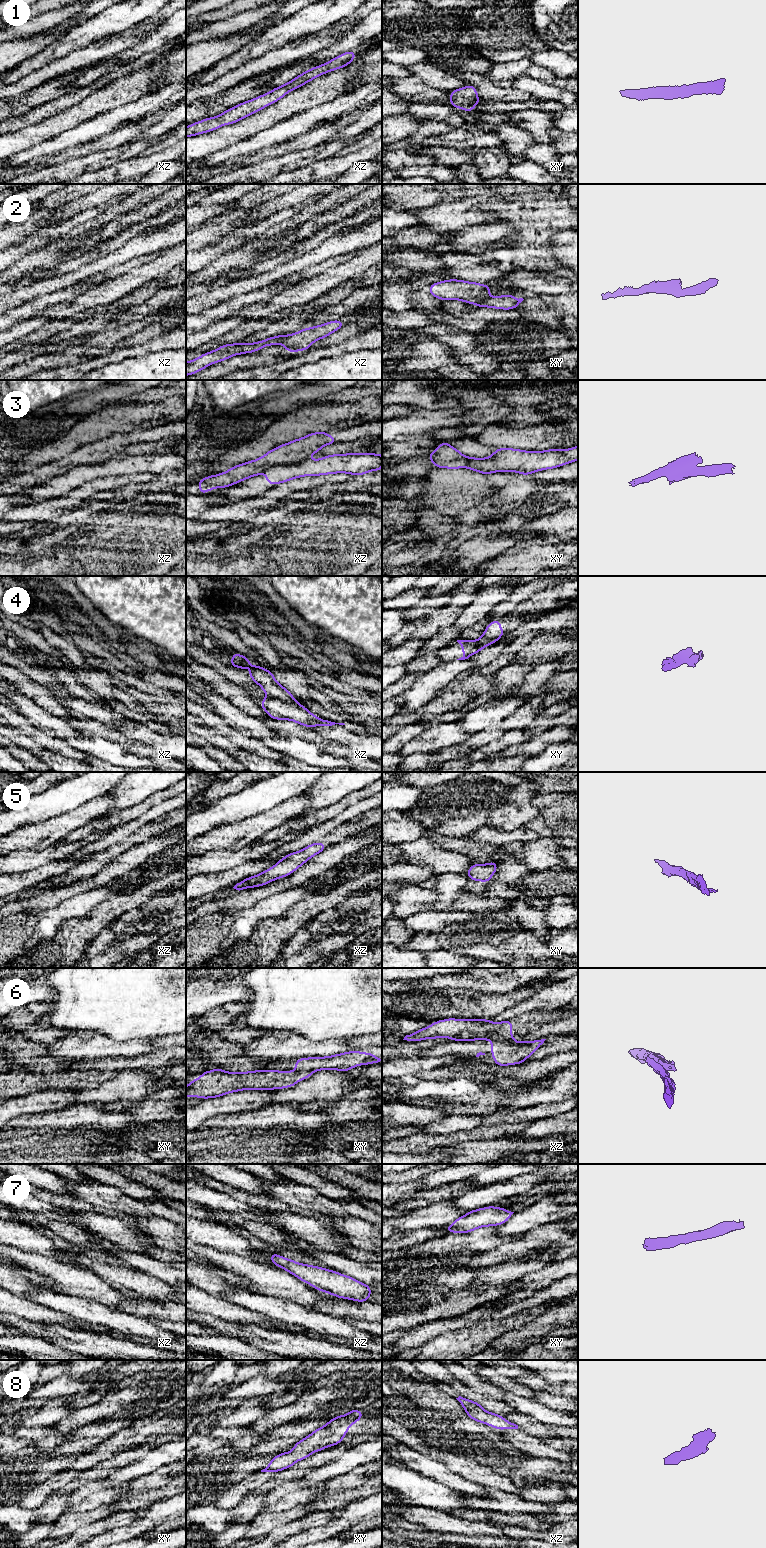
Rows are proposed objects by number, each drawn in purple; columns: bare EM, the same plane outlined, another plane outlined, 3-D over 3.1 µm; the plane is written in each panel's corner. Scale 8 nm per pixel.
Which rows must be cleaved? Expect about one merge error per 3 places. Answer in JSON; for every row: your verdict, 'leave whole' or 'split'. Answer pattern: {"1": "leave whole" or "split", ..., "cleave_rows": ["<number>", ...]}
{"1": "leave whole", "2": "split", "3": "split", "4": "split", "5": "leave whole", "6": "split", "7": "leave whole", "8": "leave whole", "cleave_rows": ["2", "3", "4", "6"]}

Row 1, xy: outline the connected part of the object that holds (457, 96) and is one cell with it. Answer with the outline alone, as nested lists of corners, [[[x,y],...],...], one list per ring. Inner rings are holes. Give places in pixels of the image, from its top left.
[[[468,85],[450,92],[448,104],[467,112],[472,112],[474,107],[481,101],[477,95],[475,86]]]

